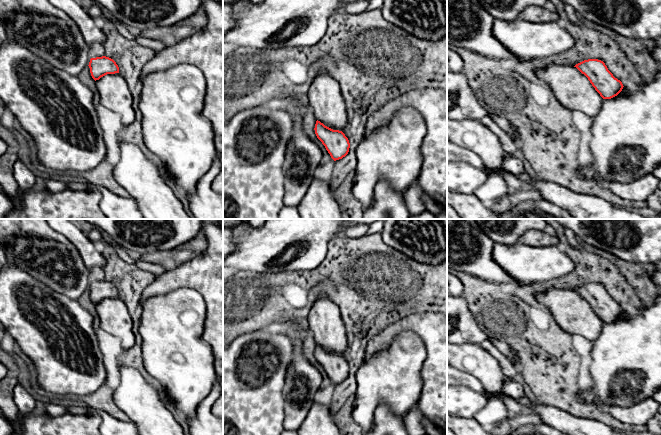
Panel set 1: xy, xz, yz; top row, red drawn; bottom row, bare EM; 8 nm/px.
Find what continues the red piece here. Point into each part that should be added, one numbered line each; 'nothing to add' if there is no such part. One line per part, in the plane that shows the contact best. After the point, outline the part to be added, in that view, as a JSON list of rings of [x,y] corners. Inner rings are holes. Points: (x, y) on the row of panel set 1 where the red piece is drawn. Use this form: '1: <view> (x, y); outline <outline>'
1: yz (573, 90); outline [[[550,64],[536,74],[549,85],[557,101],[570,111],[580,111],[592,118],[601,111],[604,99],[576,67]]]

